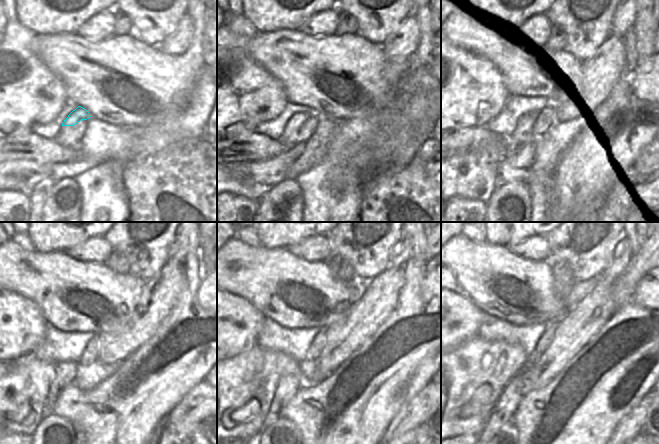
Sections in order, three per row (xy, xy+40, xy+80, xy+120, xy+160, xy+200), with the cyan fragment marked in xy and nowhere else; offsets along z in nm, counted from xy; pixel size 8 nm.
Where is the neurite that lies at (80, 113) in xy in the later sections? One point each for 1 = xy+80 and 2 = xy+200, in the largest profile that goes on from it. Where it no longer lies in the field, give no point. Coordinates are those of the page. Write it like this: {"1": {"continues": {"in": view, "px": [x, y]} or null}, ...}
{"1": {"continues": {"in": "xy+80", "px": [524, 123]}}, "2": {"continues": {"in": "xy+200", "px": [504, 409]}}}

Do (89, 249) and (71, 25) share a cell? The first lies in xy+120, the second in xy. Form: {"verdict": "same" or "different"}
{"verdict": "different"}

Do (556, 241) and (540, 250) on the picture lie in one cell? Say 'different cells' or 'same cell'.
different cells

